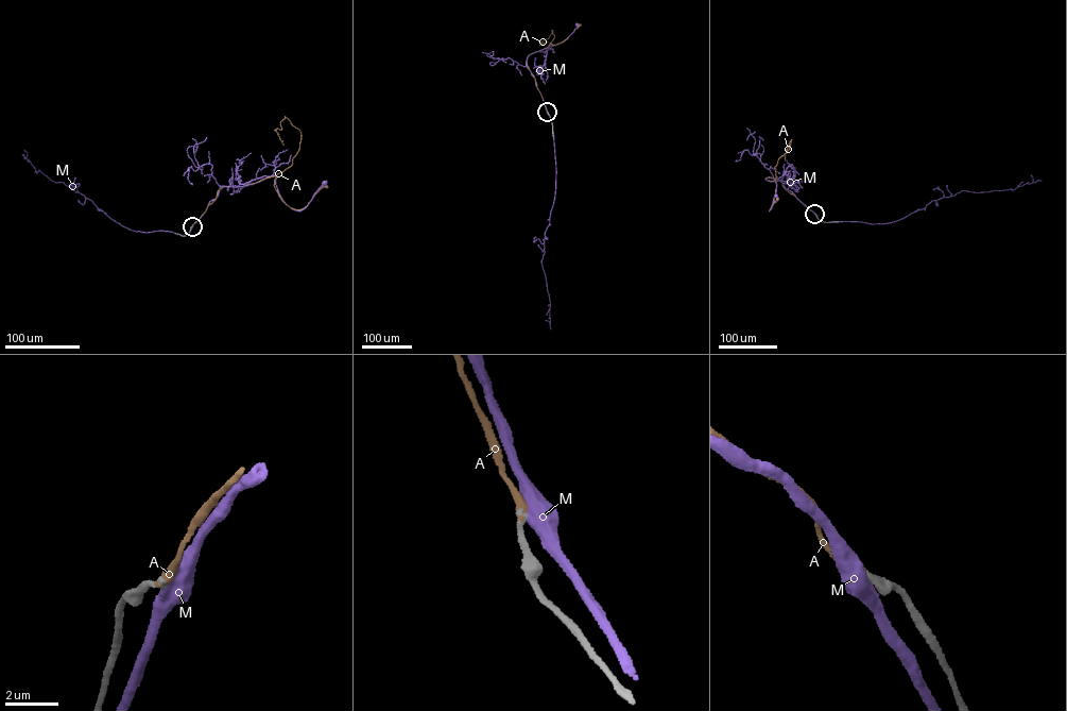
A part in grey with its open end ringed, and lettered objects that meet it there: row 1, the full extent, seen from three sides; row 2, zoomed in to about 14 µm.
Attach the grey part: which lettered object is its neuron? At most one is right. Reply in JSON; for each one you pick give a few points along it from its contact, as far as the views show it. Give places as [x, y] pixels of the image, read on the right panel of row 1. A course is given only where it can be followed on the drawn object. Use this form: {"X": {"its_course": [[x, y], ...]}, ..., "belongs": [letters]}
{"A": {"its_course": [[814, 214], [785, 189], [782, 183], [767, 178], [776, 181], [770, 210], [777, 199]]}, "belongs": ["A"]}

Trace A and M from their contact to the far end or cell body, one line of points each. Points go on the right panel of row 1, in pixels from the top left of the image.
A: (814, 214), (785, 189), (782, 183), (767, 178), (776, 181), (770, 210), (777, 199)
M: (814, 214), (780, 182), (767, 178), (771, 182), (777, 180), (769, 210), (776, 196)

